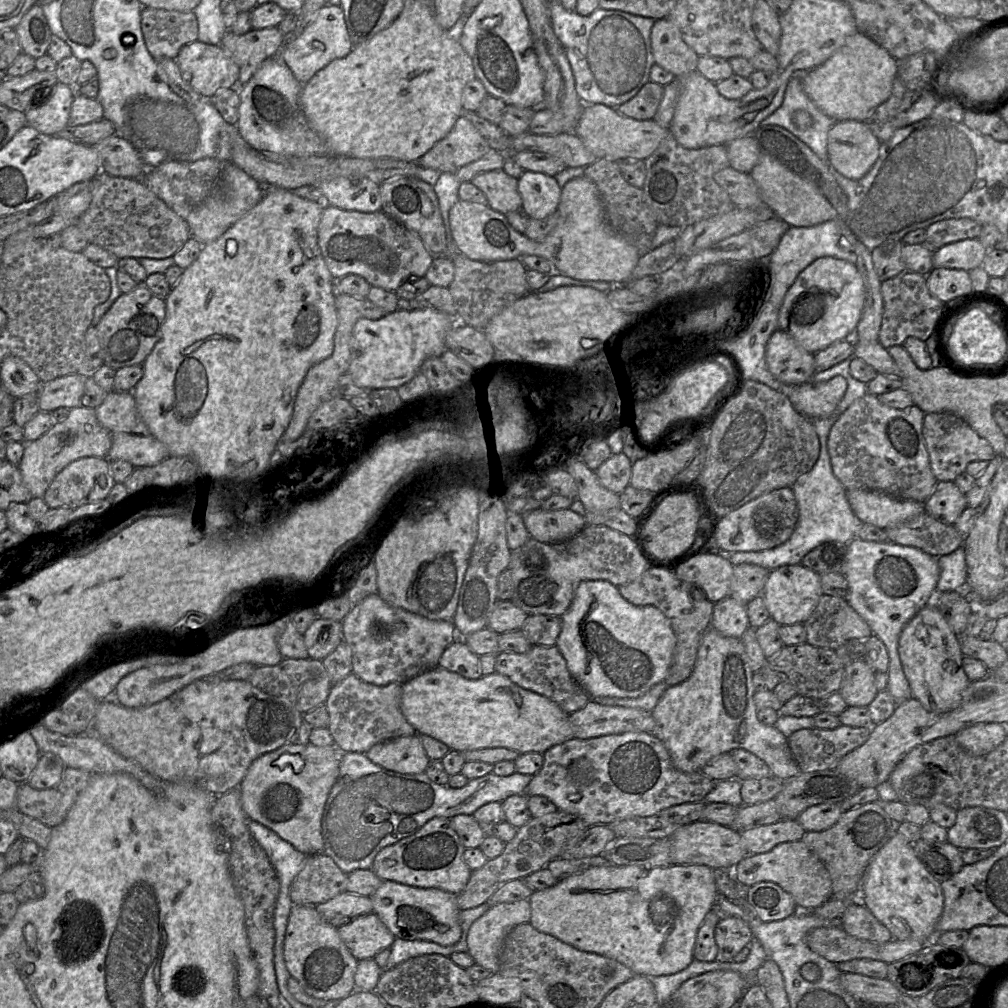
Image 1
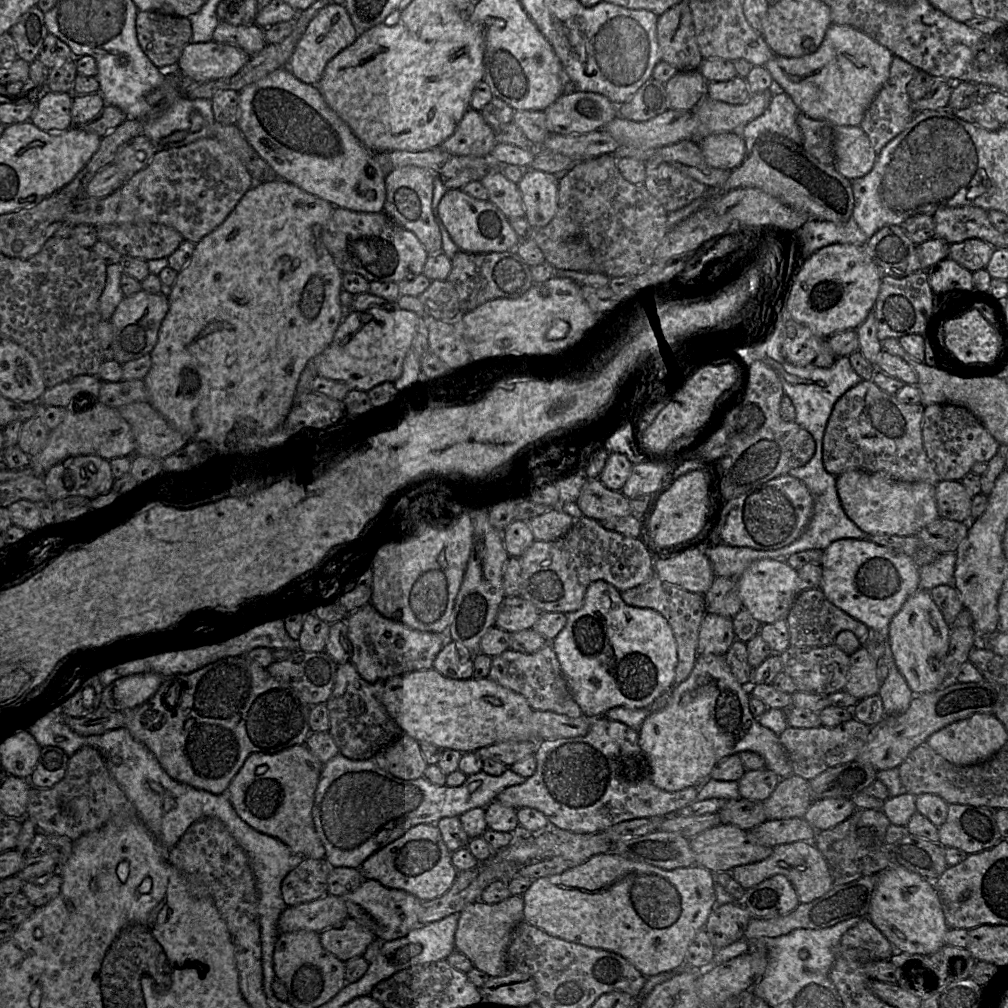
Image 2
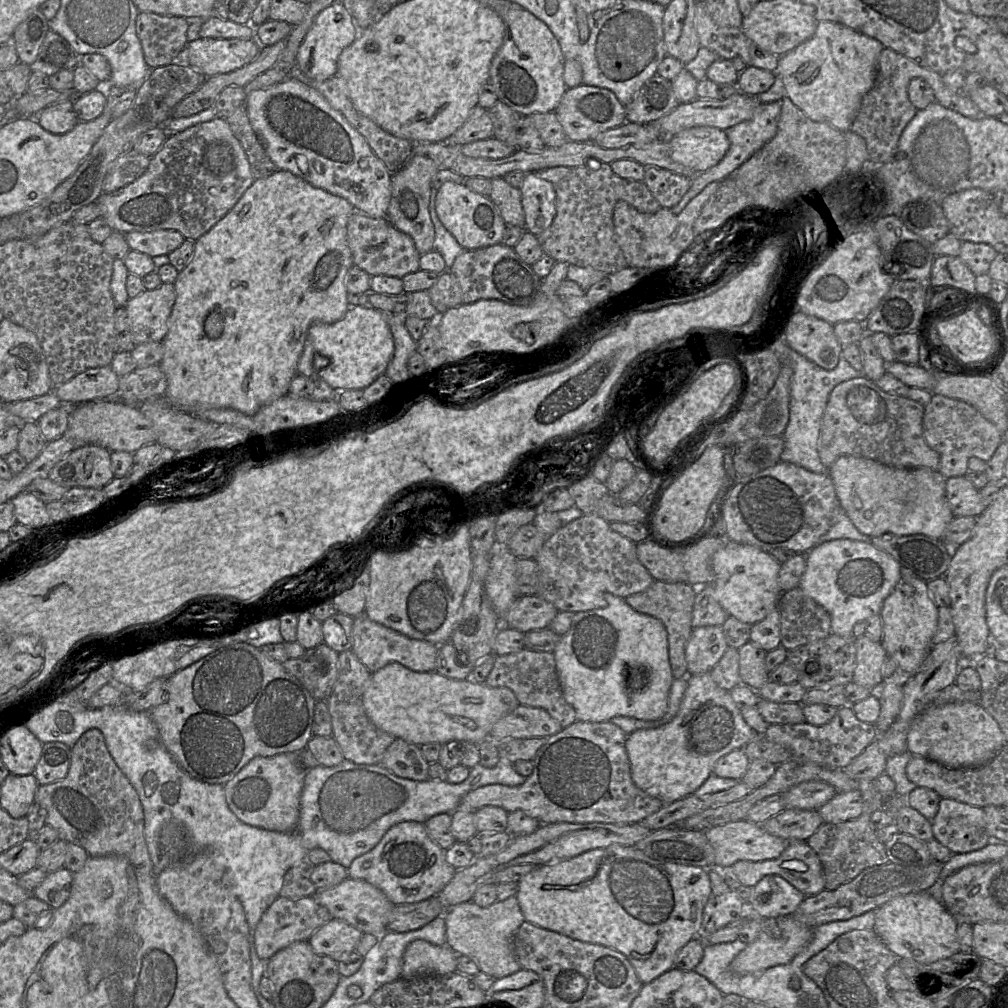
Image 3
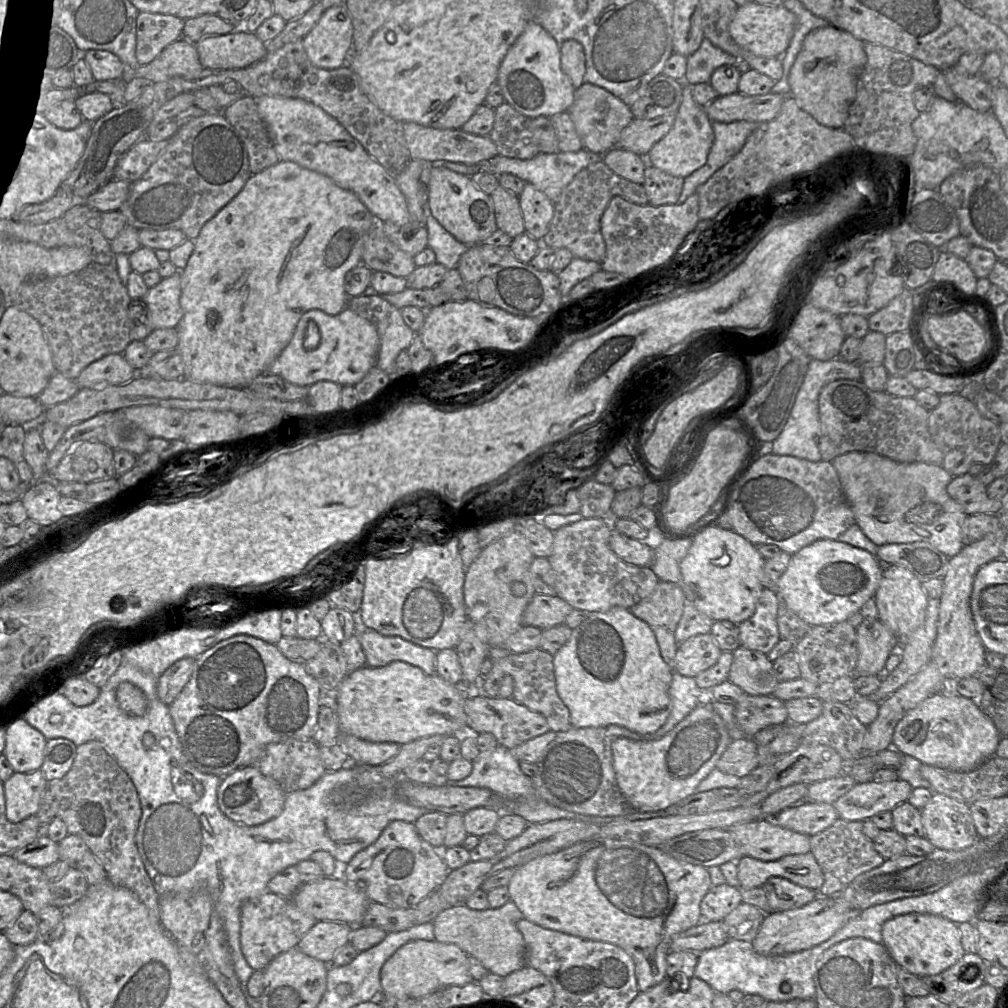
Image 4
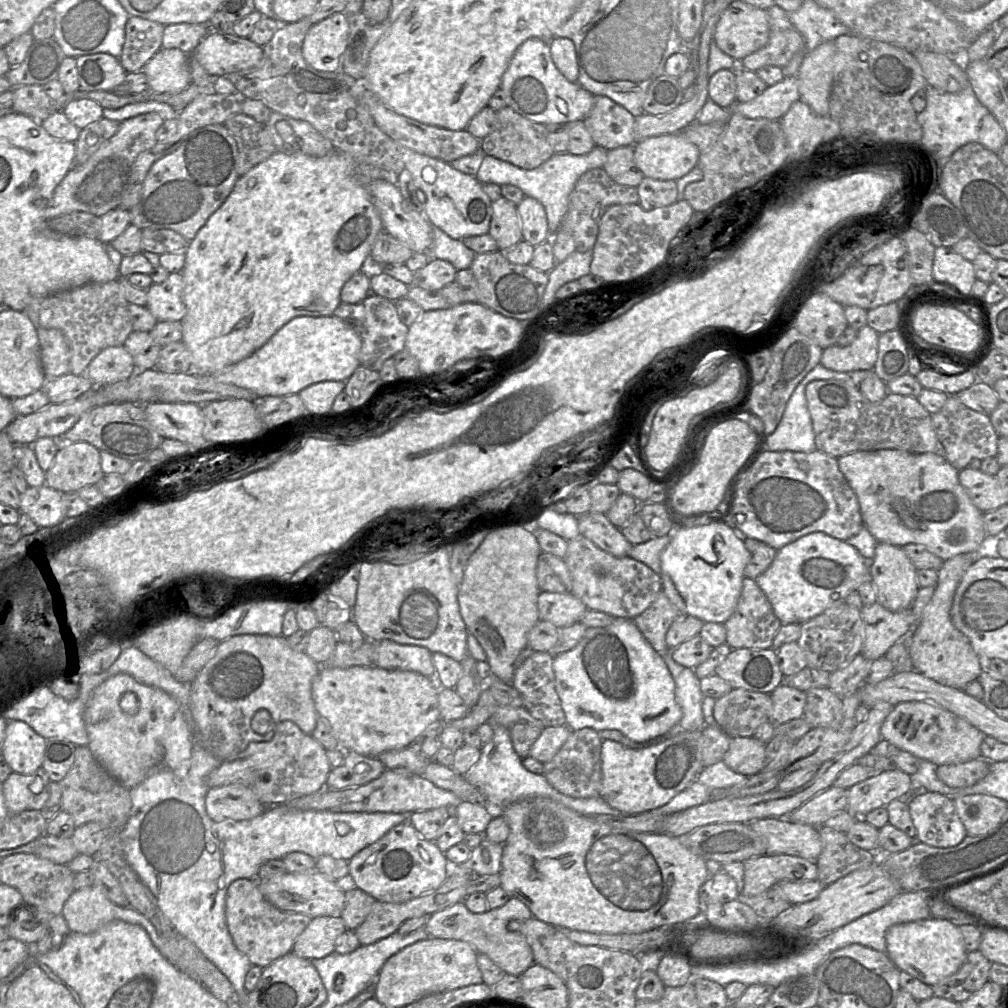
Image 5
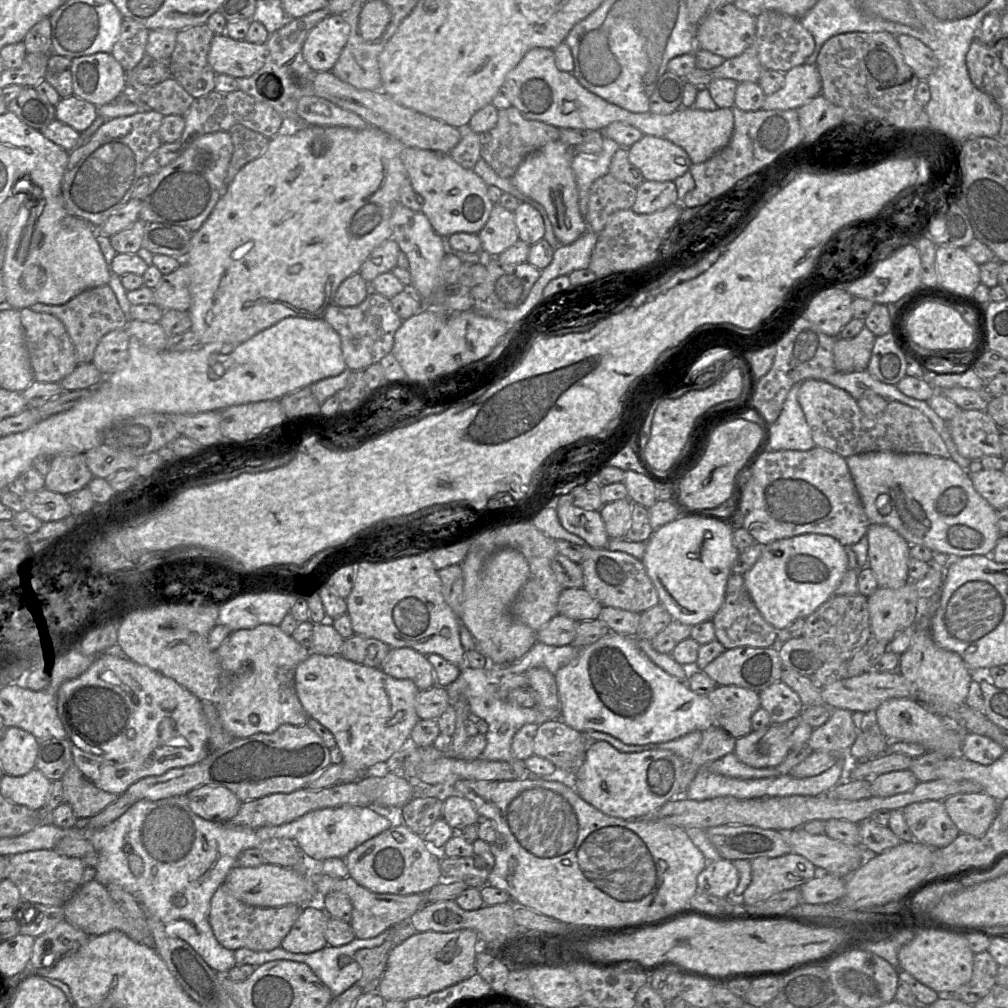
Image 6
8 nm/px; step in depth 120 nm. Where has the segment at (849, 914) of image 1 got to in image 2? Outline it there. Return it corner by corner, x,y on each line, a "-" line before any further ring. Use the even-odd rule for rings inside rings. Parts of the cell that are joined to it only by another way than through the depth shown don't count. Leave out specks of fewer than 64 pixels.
861,917
858,924
844,933
841,937
841,945
857,947
868,950
871,953
871,960
888,960
895,953
896,949
889,940
874,926
868,917

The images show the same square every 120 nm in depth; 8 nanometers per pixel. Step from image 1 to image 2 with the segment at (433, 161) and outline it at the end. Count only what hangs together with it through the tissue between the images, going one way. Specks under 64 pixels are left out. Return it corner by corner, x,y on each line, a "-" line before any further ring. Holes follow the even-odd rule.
469,108
454,133
439,147
452,155
489,157
495,145
492,127
479,111

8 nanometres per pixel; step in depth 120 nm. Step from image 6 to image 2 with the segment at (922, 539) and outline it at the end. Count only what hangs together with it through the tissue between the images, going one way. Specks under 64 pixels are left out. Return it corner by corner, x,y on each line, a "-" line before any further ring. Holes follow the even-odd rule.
852,470
837,476
836,487
846,515
868,535
917,536
922,528
939,518
936,485
927,482
903,482
886,474

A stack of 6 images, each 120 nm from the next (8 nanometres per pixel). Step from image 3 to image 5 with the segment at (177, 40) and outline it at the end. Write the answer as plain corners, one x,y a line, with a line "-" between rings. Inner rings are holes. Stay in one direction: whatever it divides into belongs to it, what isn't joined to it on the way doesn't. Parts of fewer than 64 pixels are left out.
130,16
125,26
125,41
119,57
127,73
141,71
162,48
165,26
140,17

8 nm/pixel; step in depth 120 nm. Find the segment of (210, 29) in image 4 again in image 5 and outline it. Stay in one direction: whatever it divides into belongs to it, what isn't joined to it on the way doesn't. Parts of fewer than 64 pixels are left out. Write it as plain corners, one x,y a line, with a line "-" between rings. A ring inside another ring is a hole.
179,23
165,26
162,48
177,48
186,54
193,53
209,32
211,30
205,24

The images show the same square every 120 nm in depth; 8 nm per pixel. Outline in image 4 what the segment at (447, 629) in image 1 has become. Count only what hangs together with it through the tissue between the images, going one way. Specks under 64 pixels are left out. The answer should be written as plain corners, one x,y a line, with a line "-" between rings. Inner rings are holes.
373,629
357,635
370,667
382,667
393,661
403,661
423,670
428,675
436,674
436,652
409,642
399,636
384,636

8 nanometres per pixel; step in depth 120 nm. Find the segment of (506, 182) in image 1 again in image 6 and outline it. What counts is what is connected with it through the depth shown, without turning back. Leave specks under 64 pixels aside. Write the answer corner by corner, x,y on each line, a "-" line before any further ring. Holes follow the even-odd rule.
495,203
490,217
478,233
481,252
486,257
497,257
519,240
514,212

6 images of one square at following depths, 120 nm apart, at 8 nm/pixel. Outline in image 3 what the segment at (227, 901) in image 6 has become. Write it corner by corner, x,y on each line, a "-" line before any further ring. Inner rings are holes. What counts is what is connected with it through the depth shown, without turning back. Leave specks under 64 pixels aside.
313,896
296,899
278,897
262,914
254,931
251,932
251,944
257,956
269,960
277,951
297,941
308,940
322,925
330,921
331,914

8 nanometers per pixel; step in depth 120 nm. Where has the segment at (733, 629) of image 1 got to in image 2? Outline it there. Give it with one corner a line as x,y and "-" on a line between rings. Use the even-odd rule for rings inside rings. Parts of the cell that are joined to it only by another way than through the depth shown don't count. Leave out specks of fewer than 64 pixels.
707,613
700,625
697,653
725,655
735,639
732,619

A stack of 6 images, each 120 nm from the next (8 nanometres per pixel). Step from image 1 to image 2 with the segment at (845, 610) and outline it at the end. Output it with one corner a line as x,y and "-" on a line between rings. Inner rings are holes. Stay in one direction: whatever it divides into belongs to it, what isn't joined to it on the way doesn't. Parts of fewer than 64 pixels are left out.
819,588
801,591
792,604
785,620
789,631
790,646
793,647
832,645
835,644
837,634
844,630
853,632
863,643
869,631
867,625
833,605

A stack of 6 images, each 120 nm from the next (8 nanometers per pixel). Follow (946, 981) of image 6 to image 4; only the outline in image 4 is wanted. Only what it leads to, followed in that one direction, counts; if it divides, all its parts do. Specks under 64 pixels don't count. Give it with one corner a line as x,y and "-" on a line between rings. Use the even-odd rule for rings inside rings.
910,913
887,920
882,926
882,943
899,967
919,977
939,974
965,954
958,925
931,914

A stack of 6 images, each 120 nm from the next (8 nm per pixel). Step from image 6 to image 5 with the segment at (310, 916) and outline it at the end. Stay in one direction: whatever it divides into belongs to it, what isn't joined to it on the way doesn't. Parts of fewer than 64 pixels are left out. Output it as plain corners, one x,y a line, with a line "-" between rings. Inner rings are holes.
340,917
312,918
297,937
291,953
308,960
323,958
334,952
337,939
346,930

